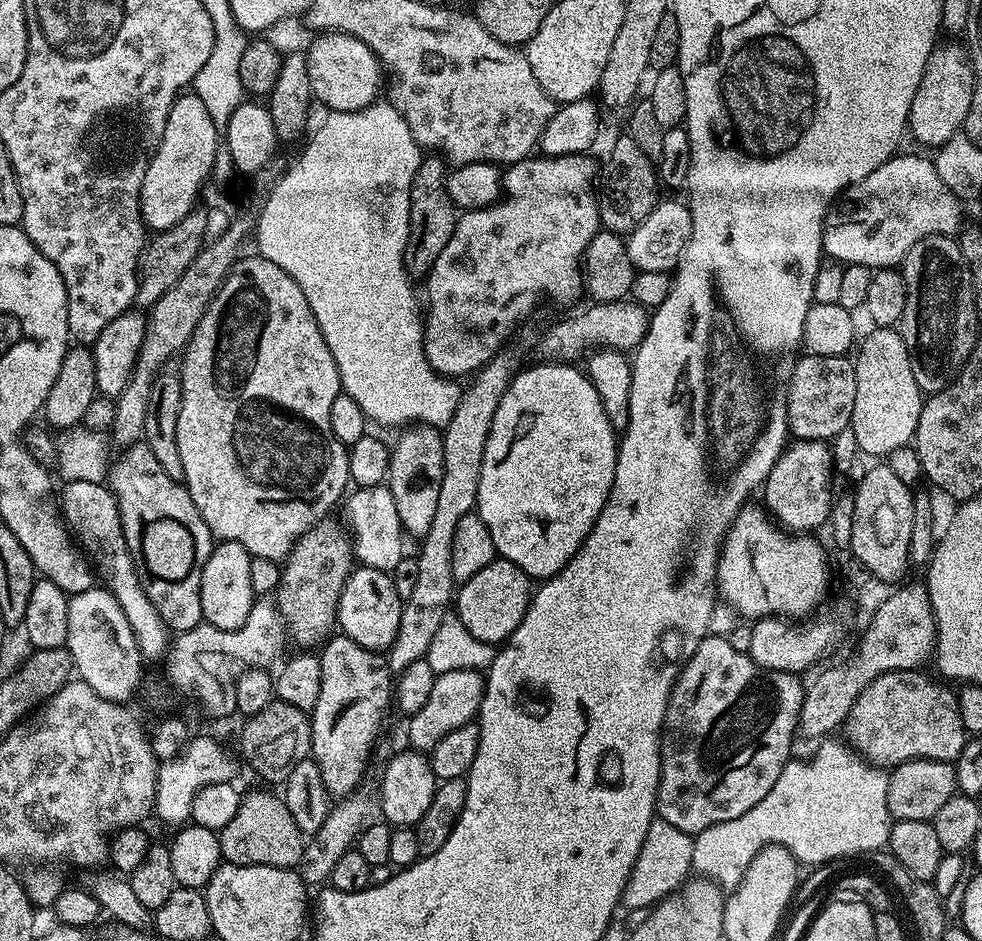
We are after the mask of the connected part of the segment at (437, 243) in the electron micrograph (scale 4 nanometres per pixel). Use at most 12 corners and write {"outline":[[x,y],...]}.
{"outline":[[427,155],[410,188],[404,251],[409,279],[425,279],[458,214],[447,169]]}

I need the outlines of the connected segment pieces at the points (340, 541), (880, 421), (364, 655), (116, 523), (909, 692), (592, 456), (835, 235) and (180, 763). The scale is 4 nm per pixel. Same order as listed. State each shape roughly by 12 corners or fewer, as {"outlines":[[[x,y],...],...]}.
{"outlines":[[[319,520],[283,561],[274,607],[304,650],[333,635],[354,567],[349,529]],[[895,327],[854,356],[863,455],[913,443],[925,397]],[[336,634],[319,653],[311,759],[333,797],[368,768],[394,676]],[[69,480],[65,525],[144,658],[170,629],[140,585],[107,485]],[[920,670],[887,672],[842,725],[869,765],[954,762],[957,693]],[[568,362],[517,371],[475,511],[556,576],[616,477],[617,429]],[[891,156],[844,189],[823,255],[873,270],[962,227],[924,156]],[[193,735],[156,774],[155,815],[183,825],[202,787],[236,780],[214,737]]]}

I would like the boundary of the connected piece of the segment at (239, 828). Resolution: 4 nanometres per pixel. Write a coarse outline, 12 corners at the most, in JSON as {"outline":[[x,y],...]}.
{"outline":[[272,792],[218,832],[229,864],[295,869],[306,837]]}

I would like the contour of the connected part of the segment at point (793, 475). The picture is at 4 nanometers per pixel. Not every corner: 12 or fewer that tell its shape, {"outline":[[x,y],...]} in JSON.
{"outline":[[793,439],[764,479],[763,507],[785,529],[823,529],[832,450]]}

